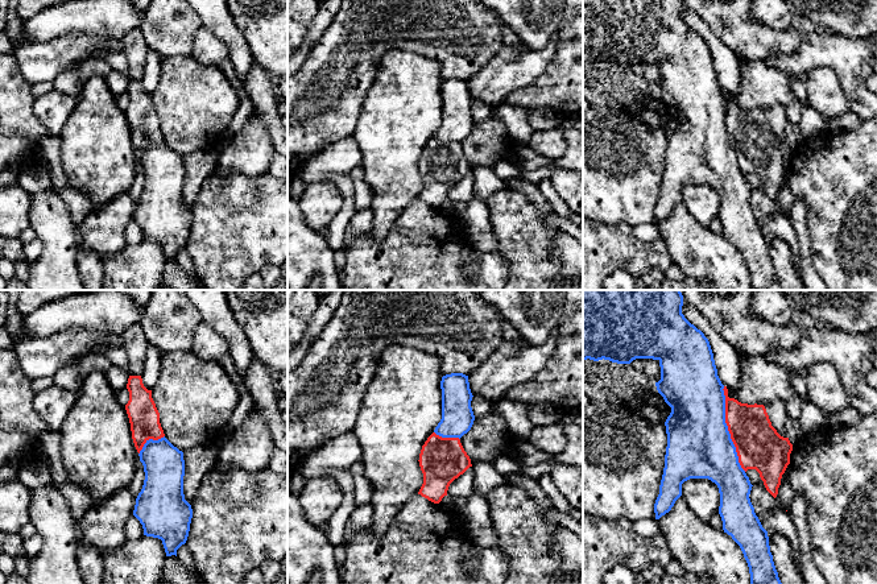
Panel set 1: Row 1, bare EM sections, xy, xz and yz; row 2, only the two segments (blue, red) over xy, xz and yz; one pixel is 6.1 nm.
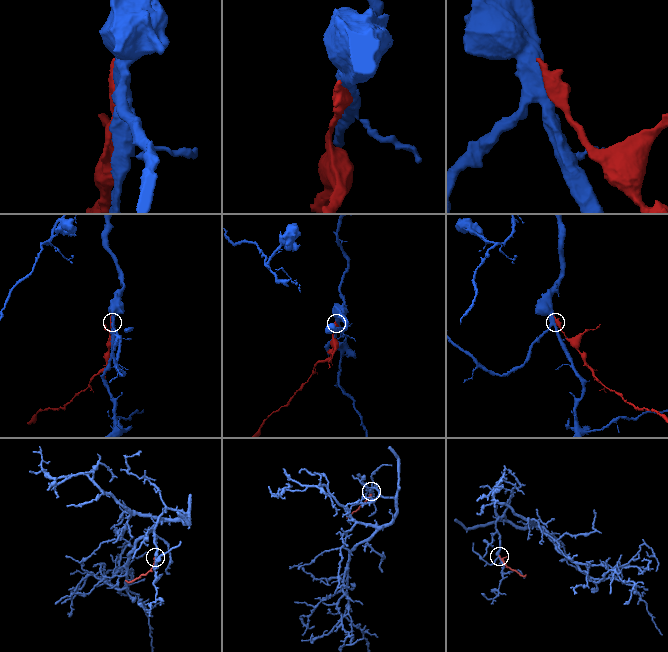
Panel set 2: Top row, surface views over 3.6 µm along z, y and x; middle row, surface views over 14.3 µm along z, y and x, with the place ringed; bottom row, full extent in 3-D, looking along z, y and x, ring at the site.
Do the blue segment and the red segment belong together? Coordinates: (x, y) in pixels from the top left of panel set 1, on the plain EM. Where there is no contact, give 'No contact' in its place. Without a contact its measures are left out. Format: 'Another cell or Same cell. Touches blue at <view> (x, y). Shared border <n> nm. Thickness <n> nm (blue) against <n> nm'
Another cell. Touches blue at yz (727, 133). Shared border 550 nm. Thickness 400 nm (blue) against 280 nm

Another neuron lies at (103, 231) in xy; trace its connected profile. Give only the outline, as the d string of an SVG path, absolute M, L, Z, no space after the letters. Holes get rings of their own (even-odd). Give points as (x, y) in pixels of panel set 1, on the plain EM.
M128 192L115 196L88 214L76 225L82 233L78 248L95 252L100 258L113 256L125 245L125 228L133 220L136 202Z

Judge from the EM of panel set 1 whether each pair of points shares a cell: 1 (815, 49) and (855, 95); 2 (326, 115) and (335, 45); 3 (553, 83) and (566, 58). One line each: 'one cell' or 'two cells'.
1: one cell
2: one cell
3: one cell

